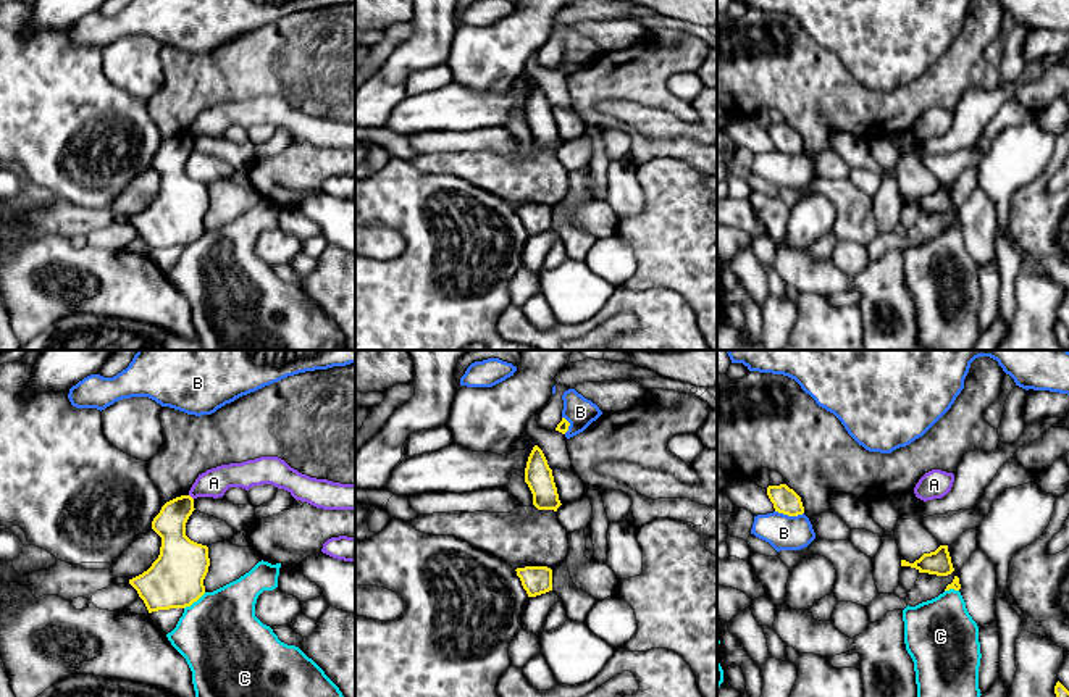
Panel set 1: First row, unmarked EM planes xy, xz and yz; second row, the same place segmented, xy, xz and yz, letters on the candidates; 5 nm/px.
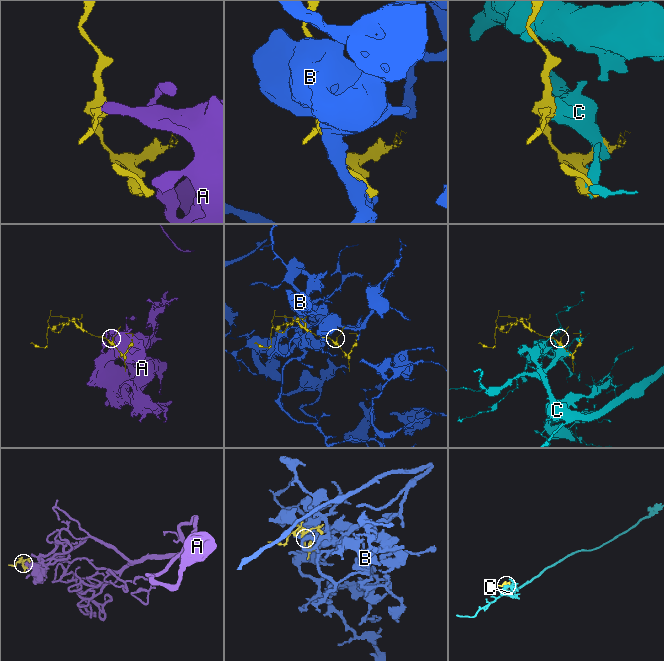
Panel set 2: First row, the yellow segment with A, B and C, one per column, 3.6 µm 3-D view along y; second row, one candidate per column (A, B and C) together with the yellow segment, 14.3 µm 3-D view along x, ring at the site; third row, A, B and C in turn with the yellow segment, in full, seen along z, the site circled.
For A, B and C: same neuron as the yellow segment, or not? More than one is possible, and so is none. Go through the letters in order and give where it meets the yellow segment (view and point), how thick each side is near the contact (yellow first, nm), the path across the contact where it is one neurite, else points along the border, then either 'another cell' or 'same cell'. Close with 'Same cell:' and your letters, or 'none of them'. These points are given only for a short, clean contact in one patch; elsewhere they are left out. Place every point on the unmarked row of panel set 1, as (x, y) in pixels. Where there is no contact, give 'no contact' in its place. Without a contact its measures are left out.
A: xy (191, 136) | 160/140 nm | along xy (189, 133), (192, 137) | another cell
B: yz (790, 154) | 130/180 nm | another cell
C: xy (194, 239) | 280/420 nm | another cell
Same cell: none of them

